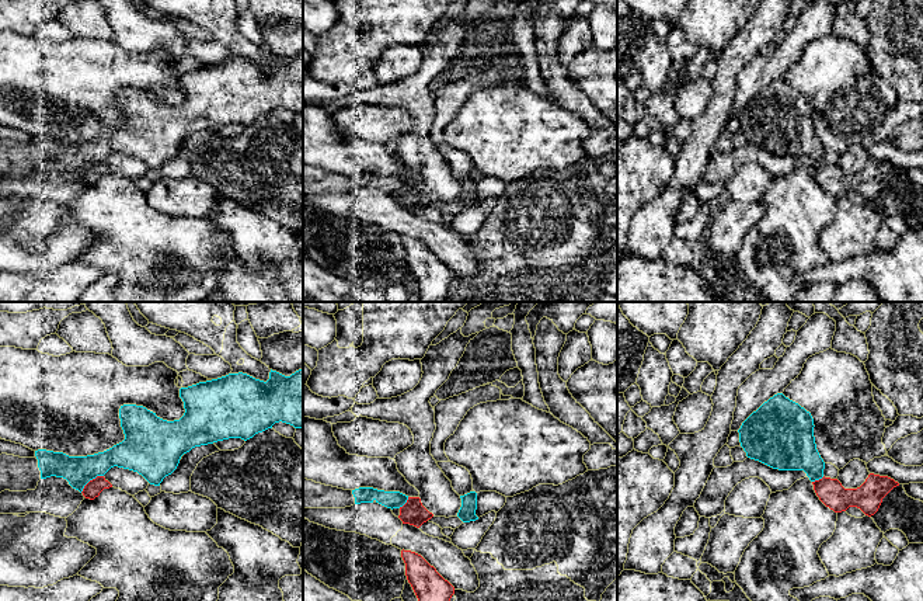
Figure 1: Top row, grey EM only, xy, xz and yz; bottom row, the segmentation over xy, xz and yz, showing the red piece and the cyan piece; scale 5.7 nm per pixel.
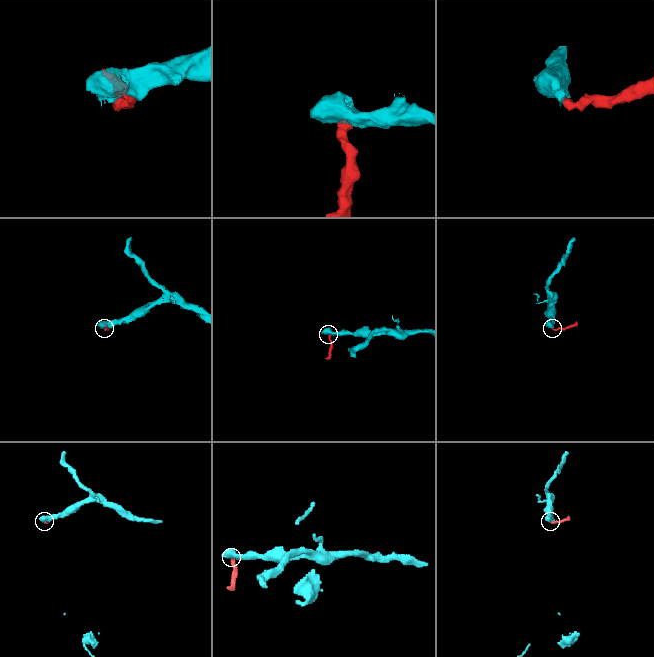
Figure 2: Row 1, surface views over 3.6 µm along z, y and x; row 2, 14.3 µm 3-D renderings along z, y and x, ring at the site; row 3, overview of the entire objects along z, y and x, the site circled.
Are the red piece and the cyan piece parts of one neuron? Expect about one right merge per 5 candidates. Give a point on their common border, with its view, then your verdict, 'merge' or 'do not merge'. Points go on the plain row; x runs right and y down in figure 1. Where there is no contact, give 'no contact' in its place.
xy (90, 166) | do not merge

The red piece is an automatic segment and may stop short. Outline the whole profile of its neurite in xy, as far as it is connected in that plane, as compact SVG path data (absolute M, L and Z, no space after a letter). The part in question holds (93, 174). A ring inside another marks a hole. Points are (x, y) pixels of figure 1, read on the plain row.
M114 152L104 161L90 166L81 178L86 184L94 185L104 174L115 173L135 181L146 176L147 171L149 167L137 157Z

